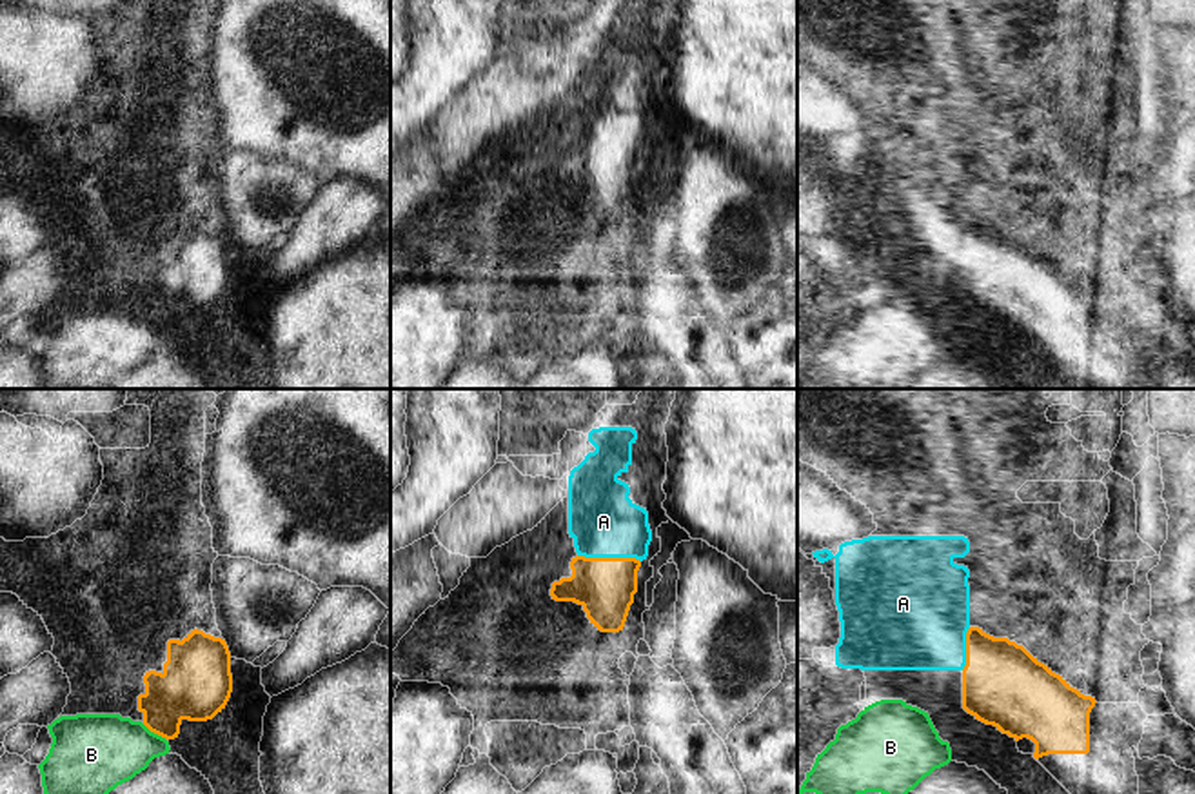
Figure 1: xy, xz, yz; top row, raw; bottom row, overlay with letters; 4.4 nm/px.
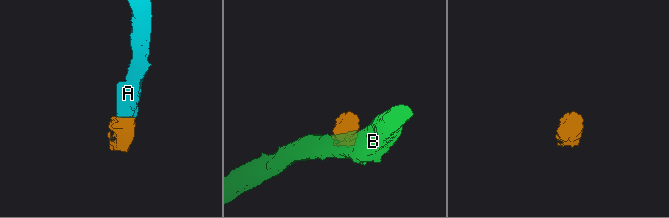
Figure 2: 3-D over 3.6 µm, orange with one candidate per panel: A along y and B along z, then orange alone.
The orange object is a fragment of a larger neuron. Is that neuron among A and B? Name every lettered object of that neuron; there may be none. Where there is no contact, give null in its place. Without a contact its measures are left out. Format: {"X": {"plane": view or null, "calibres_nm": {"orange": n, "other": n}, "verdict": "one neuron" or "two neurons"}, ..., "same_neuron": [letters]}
{"A": {"plane": "xz", "calibres_nm": {"orange": 260, "other": 300}, "verdict": "one neuron"}, "B": {"plane": "xy", "calibres_nm": {"orange": 280, "other": 340}, "verdict": "two neurons"}, "same_neuron": ["A"]}

